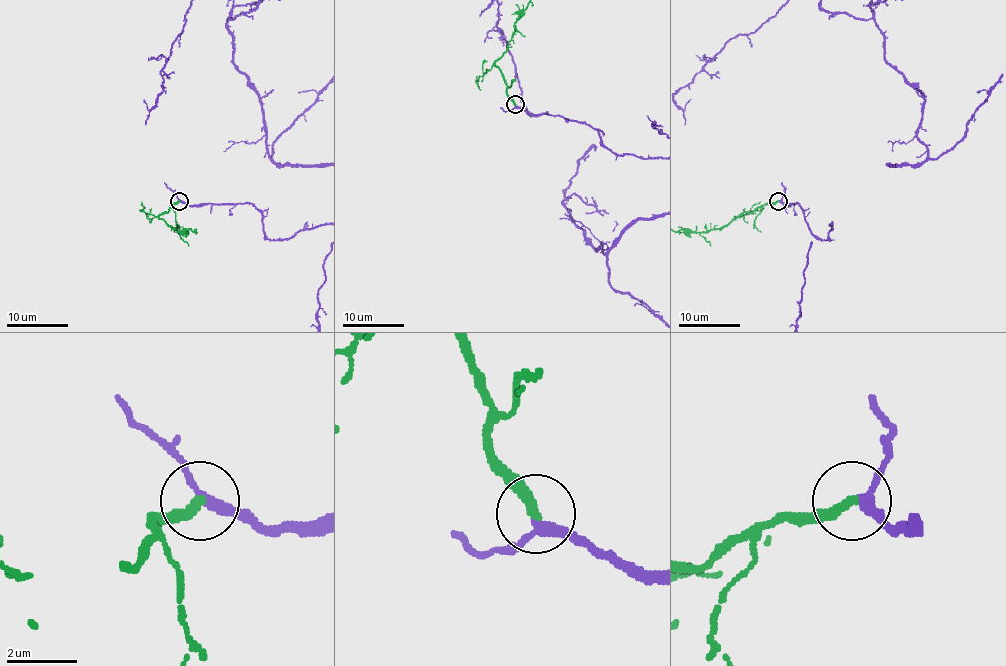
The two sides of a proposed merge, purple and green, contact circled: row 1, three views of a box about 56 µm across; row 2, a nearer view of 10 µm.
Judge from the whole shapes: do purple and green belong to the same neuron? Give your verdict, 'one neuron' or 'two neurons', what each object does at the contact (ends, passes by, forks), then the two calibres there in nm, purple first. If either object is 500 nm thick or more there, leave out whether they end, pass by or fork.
one neuron; purple passes by; green ends there; 260 nm thick on the purple side, 320 nm on the other

